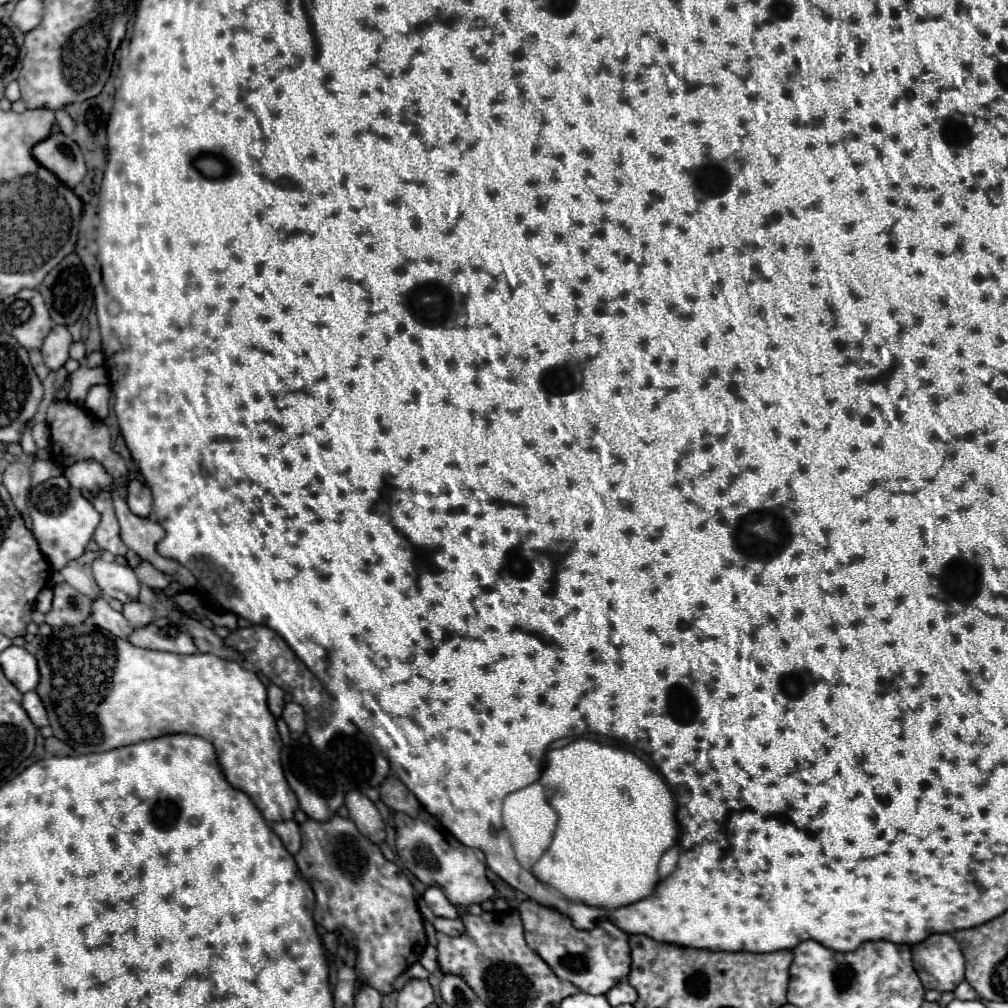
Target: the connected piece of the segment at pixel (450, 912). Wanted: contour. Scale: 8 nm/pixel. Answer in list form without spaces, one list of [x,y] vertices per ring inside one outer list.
[[[428,887],[424,893],[424,901],[436,917],[446,917],[446,919],[458,919],[460,917],[458,909],[454,905],[450,905],[446,895],[438,887]]]

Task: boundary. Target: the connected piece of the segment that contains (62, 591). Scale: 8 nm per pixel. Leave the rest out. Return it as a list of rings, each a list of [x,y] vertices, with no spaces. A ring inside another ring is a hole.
[[[56,583],[54,587],[54,603],[50,613],[46,613],[46,623],[52,627],[64,627],[64,625],[80,625],[90,617],[92,599],[76,589],[72,589],[68,583]]]

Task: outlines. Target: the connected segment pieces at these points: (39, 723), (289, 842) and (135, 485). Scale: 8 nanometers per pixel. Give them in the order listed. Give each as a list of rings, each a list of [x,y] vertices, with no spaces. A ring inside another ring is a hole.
[[[34,691],[24,693],[24,697],[22,697],[22,707],[24,707],[24,711],[28,713],[28,717],[32,719],[32,723],[34,723],[36,727],[44,727],[44,725],[48,725],[46,709],[44,709],[40,697],[38,697]]]
[[[290,819],[290,821],[274,821],[272,829],[282,839],[284,847],[292,855],[300,849],[300,829],[298,829],[298,823],[294,819]]]
[[[132,479],[128,483],[128,507],[134,515],[138,517],[148,517],[150,511],[152,511],[152,493],[148,489],[146,483],[138,481],[138,479]]]

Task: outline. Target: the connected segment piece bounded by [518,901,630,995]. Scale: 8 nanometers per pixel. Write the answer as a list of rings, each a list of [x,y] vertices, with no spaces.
[[[522,901],[518,905],[522,923],[524,923],[524,935],[526,935],[526,943],[552,967],[552,971],[560,977],[566,979],[570,983],[574,983],[580,991],[586,991],[590,995],[604,995],[608,989],[612,989],[616,983],[624,981],[630,973],[630,945],[628,945],[628,935],[624,931],[620,931],[612,921],[602,919],[594,929],[590,931],[580,931],[576,927],[572,927],[570,919],[550,907],[544,907],[536,901]]]

